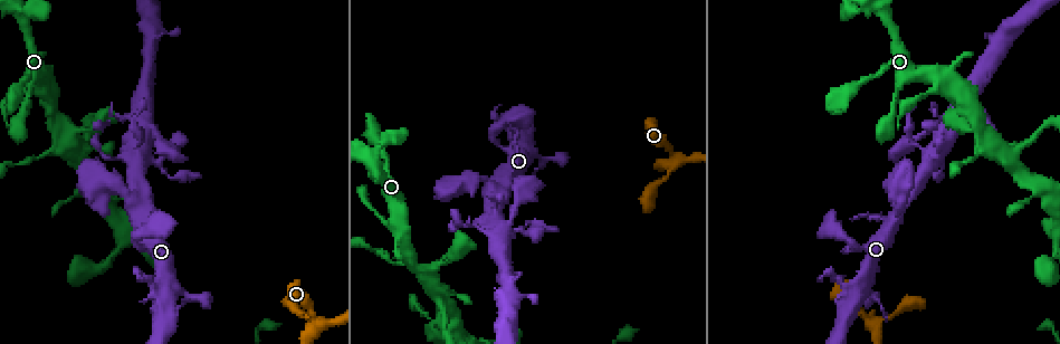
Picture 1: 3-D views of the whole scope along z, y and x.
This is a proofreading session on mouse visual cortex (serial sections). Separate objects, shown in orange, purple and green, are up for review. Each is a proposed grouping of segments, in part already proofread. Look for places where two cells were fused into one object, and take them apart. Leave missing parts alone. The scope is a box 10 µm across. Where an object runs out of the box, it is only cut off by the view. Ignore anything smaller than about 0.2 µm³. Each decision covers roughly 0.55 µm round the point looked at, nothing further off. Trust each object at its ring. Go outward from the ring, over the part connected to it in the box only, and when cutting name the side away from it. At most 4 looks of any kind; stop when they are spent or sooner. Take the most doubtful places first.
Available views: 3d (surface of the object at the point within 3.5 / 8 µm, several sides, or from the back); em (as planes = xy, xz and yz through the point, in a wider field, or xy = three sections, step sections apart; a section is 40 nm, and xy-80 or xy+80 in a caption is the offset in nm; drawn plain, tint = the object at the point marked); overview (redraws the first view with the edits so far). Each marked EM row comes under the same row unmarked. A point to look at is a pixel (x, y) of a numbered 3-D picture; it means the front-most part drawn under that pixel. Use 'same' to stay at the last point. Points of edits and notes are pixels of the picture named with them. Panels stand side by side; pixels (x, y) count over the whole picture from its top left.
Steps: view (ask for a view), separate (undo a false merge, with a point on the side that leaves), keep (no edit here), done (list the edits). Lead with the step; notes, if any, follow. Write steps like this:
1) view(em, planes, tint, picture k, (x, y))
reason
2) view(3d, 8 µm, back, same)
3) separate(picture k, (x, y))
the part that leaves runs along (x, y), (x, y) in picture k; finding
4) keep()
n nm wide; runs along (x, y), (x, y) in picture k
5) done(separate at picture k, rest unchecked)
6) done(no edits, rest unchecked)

view(em, planes, tint, picture 1, (987, 136))
side arm on a straight run

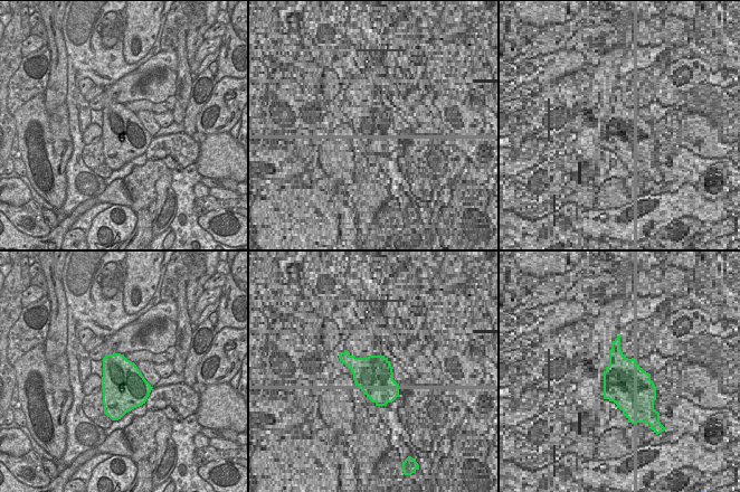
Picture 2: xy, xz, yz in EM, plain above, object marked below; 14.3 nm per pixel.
view(3d, 3.5 µm, same)
wider look

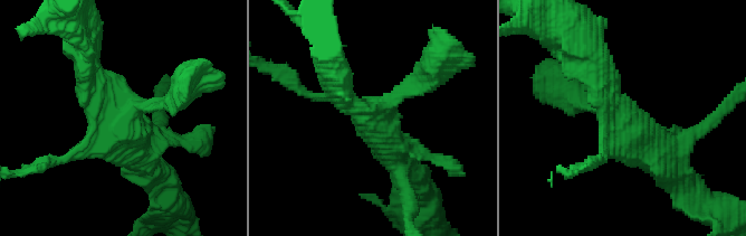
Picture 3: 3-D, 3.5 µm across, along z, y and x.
keep()
one cell here

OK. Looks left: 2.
view(3d, 8 µm, picture 1, (319, 322))
a fork

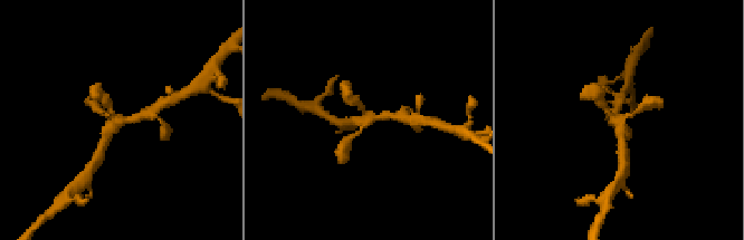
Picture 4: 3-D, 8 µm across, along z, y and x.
view(3d, 3.5 µm, same)

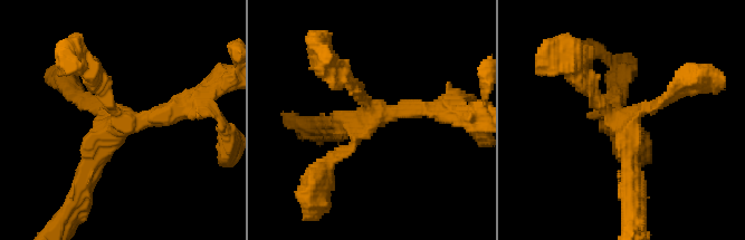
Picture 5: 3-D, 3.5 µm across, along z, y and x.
keep()
runs along (573, 70), (613, 118), (670, 94) in picture 5; all the same cell

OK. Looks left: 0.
done(no edits, rest unchecked)

